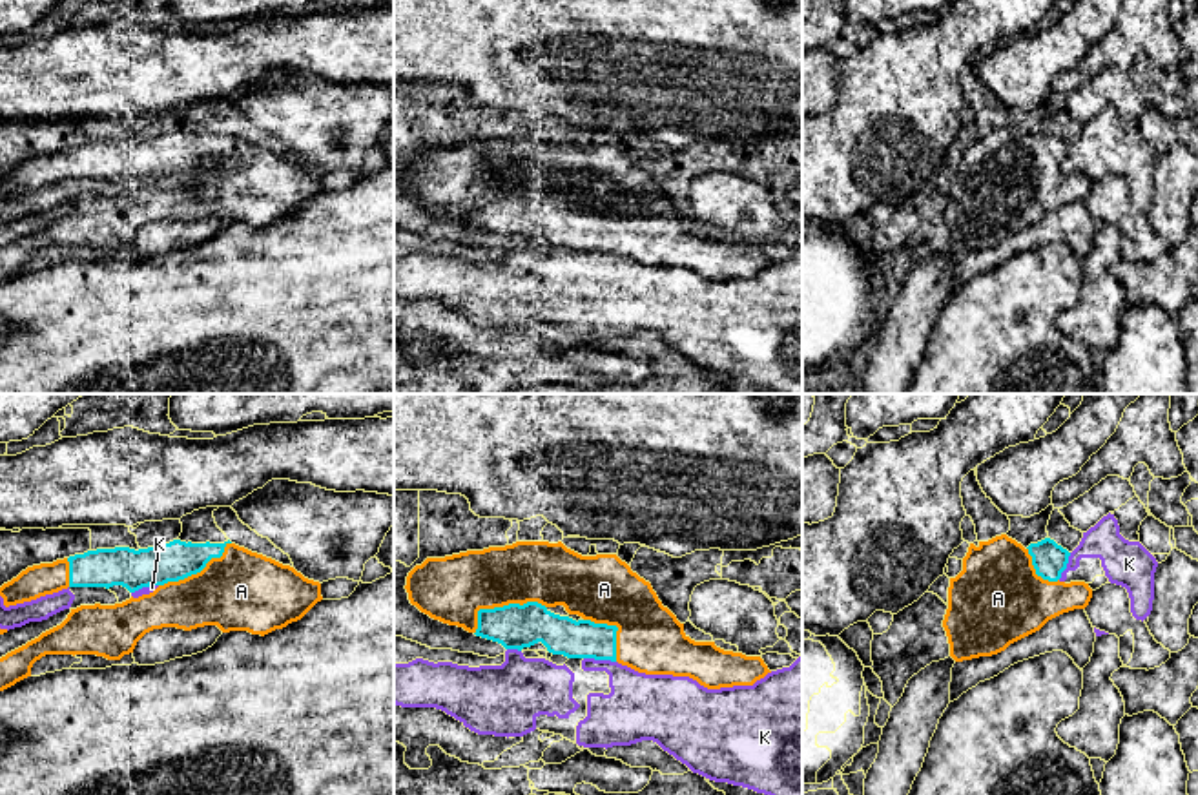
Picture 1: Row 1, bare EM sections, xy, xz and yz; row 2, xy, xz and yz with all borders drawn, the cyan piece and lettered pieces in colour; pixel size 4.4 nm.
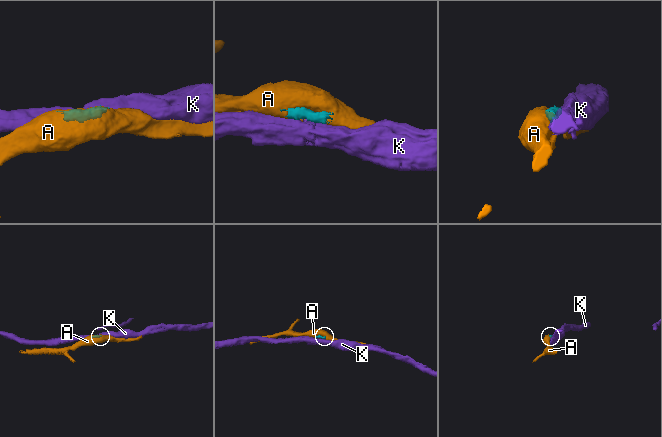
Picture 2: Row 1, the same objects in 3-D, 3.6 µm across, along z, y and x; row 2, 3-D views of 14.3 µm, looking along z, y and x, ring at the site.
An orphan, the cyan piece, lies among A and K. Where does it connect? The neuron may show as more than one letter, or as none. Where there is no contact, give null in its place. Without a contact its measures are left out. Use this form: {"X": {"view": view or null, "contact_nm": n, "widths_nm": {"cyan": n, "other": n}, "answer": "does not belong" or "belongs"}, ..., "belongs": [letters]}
{"A": {"view": "xz", "contact_nm": 340, "widths_nm": {"cyan": 200, "other": 300}, "answer": "belongs"}, "K": {"view": "xz", "contact_nm": 150, "widths_nm": {"cyan": 170, "other": 260}, "answer": "does not belong"}, "belongs": ["A"]}

